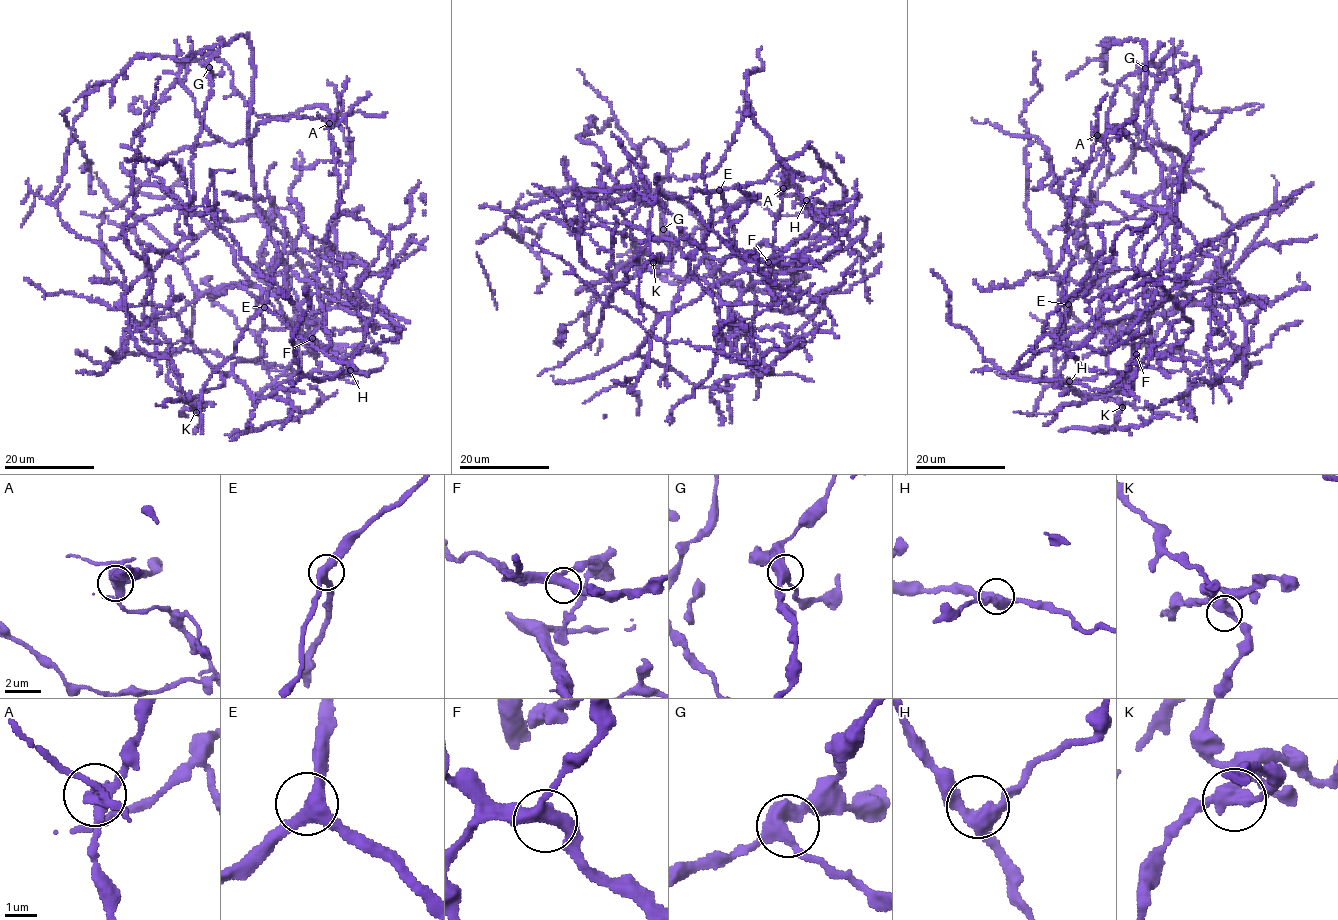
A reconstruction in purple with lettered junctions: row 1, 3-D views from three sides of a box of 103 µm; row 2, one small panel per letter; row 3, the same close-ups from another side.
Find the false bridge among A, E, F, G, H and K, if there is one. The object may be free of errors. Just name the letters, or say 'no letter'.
A

